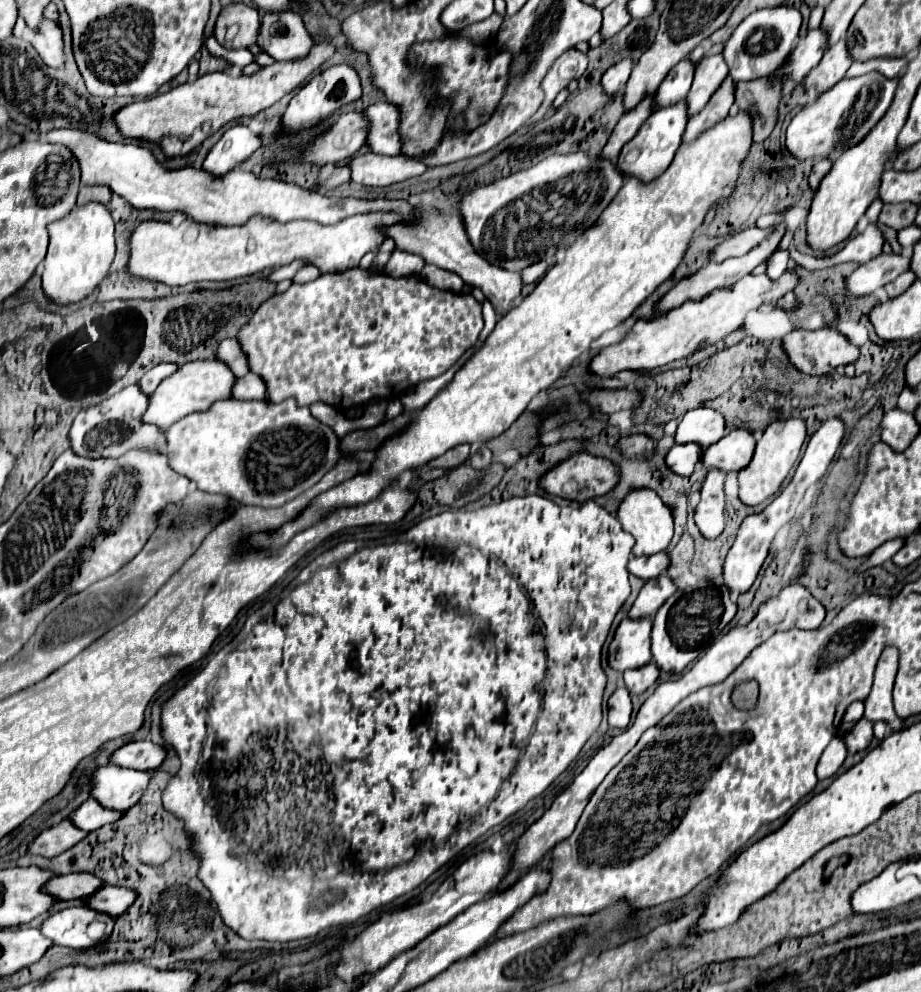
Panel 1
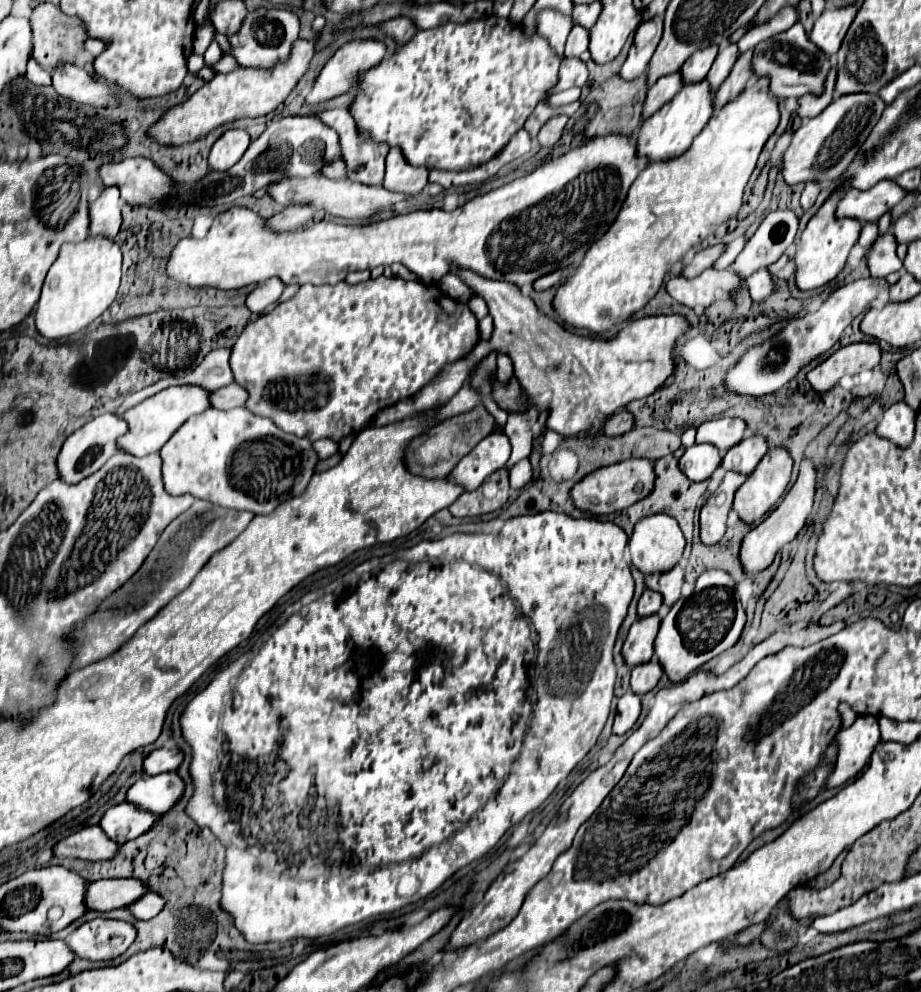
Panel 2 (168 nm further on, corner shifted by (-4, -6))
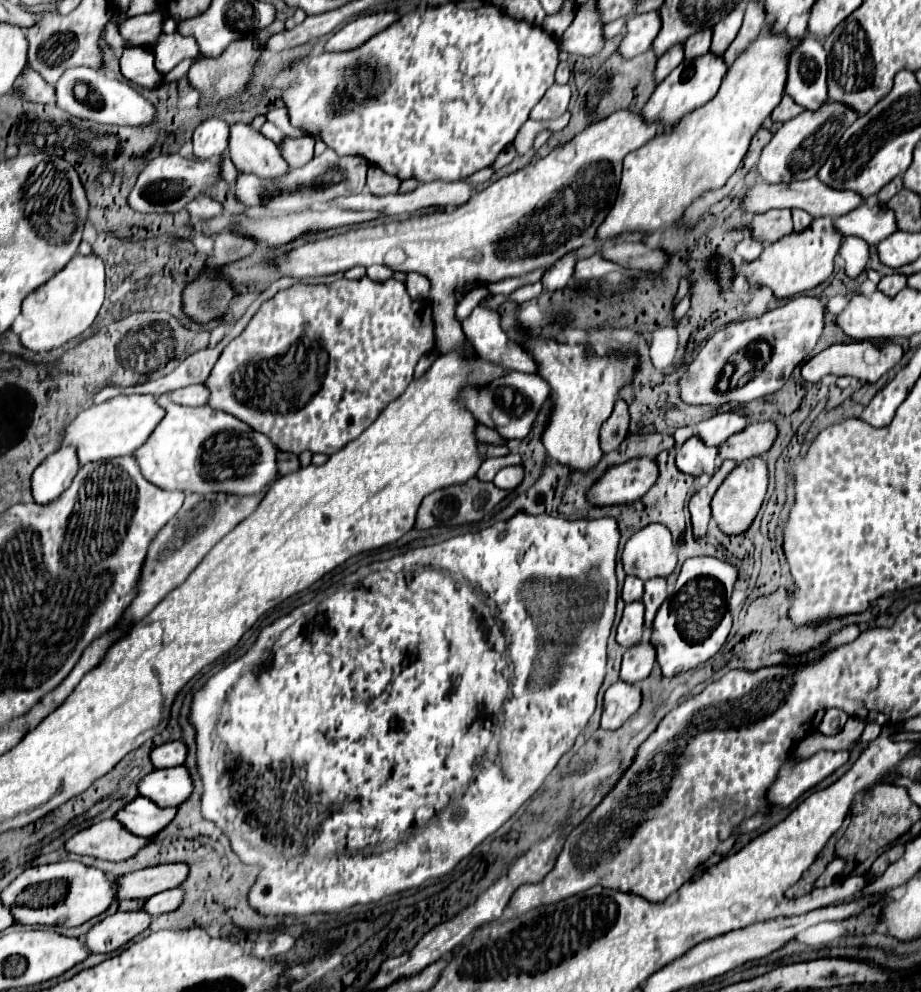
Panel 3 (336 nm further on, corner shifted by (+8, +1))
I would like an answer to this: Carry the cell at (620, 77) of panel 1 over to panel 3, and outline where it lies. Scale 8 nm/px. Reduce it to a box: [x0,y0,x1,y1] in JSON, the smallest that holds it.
[620,11,660,57]

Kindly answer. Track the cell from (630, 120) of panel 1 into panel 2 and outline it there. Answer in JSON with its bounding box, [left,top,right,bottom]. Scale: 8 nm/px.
[642,72,682,122]

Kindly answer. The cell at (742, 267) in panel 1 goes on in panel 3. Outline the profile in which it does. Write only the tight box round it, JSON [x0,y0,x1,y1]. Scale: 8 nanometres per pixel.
[750,209,792,243]

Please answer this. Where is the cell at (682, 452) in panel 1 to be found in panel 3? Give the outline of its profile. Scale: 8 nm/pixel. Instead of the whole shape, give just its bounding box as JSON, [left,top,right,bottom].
[676,435,718,475]

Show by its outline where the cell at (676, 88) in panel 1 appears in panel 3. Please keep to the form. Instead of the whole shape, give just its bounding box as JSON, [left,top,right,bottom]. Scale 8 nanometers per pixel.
[684,29,712,59]

